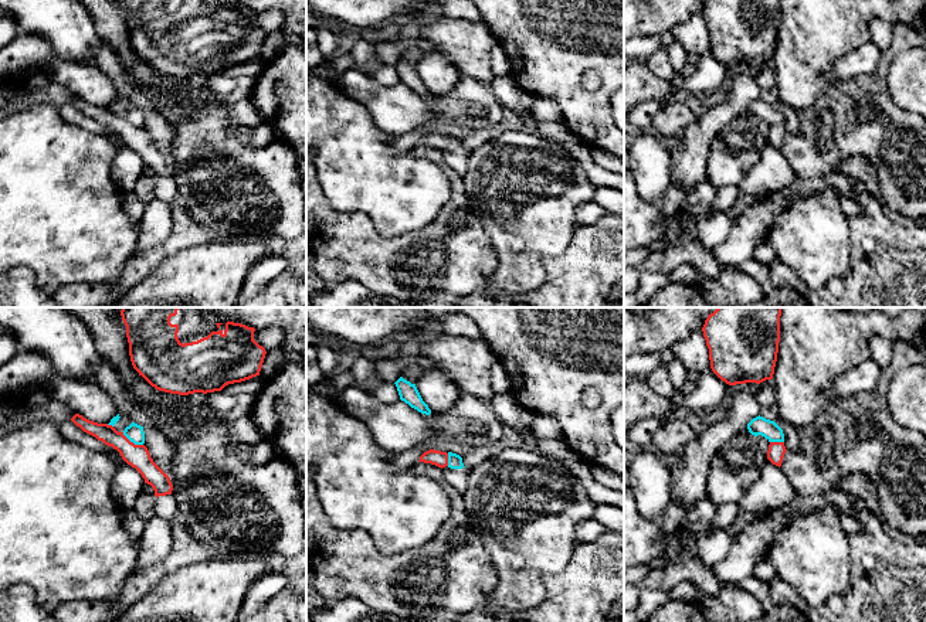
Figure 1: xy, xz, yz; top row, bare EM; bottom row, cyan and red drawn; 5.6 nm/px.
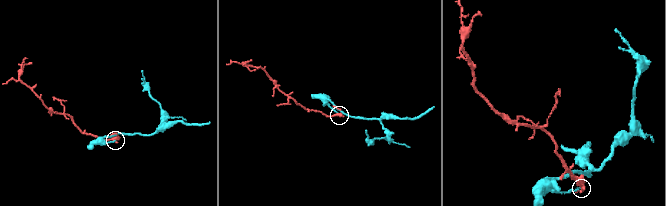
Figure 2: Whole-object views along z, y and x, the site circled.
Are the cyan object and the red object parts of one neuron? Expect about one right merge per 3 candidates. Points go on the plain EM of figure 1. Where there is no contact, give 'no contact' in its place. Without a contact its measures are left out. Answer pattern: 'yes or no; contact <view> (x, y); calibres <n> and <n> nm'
no; contact xy (132, 123); calibres 100 and 140 nm

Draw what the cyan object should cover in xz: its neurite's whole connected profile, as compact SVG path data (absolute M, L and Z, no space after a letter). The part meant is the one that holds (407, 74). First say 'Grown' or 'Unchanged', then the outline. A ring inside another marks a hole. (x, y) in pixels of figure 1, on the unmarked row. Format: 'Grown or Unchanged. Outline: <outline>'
Unchanged. Outline: M400 60L396 65L400 82L408 86L411 91L417 92L421 96L430 98L431 92L423 84L415 67Z

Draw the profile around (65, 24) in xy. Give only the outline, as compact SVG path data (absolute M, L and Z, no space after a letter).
M0 0L0 9L16 17L20 31L45 38L62 60L87 60L102 44L89 11L78 0Z

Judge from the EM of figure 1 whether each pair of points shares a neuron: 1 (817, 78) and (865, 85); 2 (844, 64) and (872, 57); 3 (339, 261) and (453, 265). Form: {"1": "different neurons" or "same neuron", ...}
{"1": "different neurons", "2": "same neuron", "3": "same neuron"}

